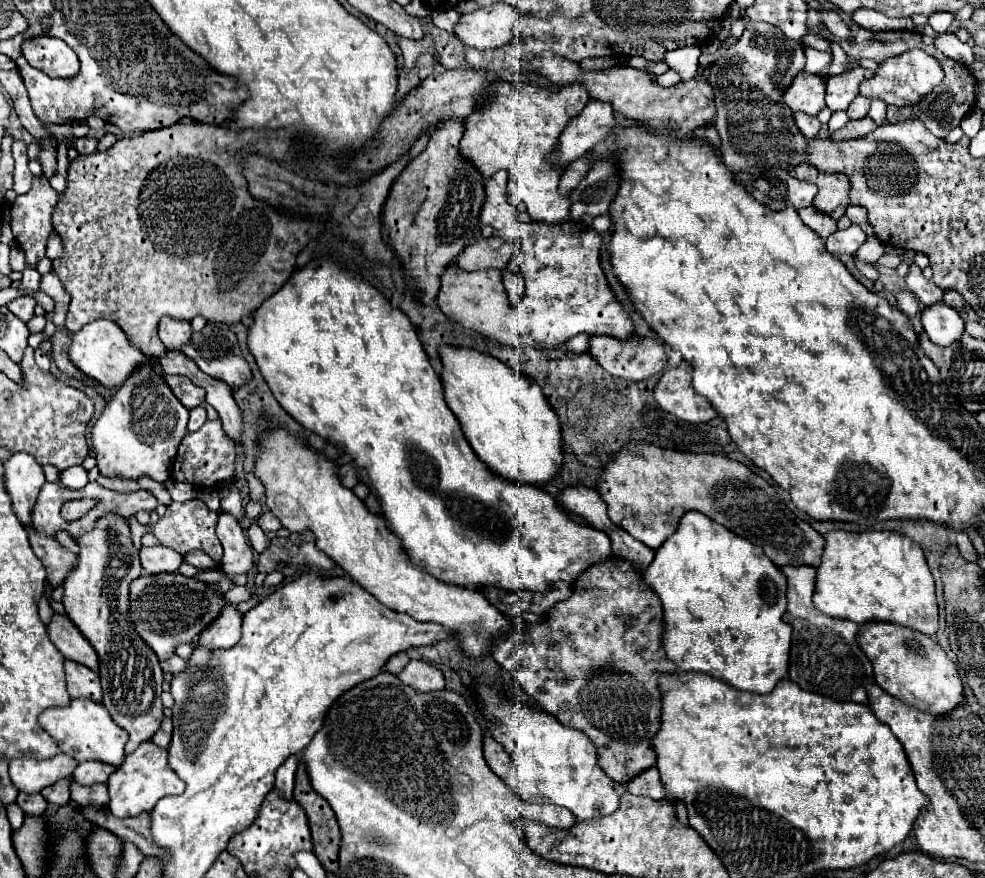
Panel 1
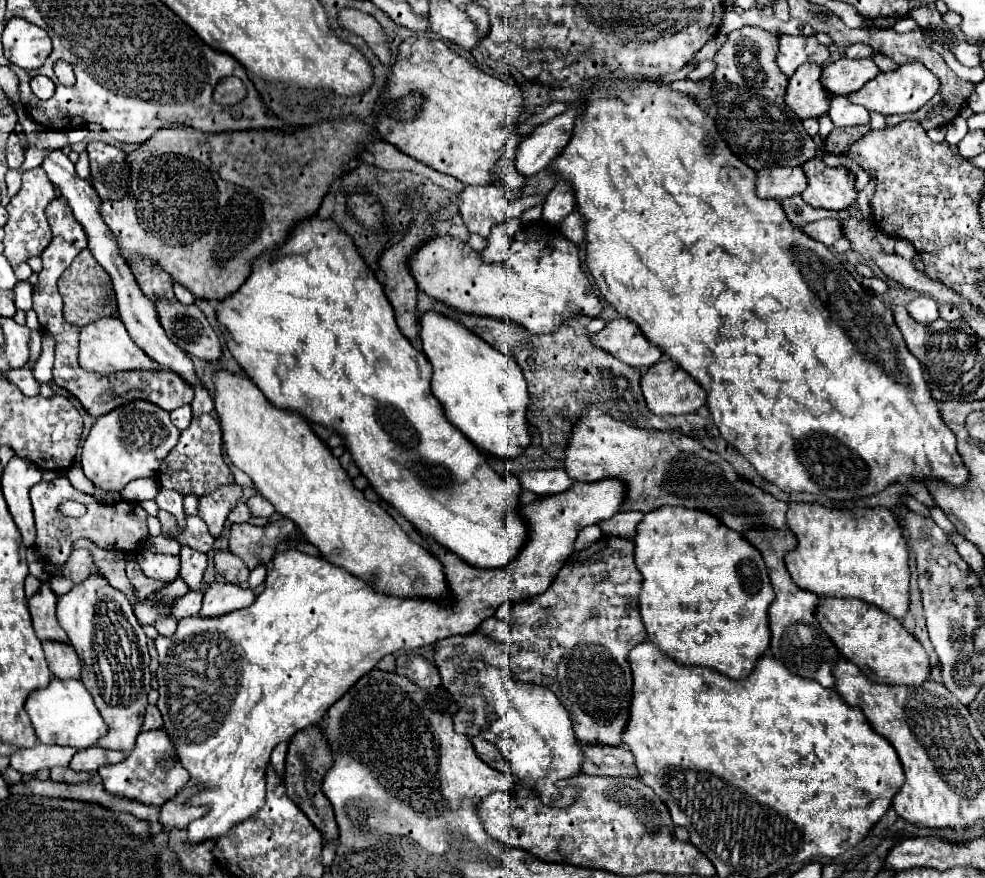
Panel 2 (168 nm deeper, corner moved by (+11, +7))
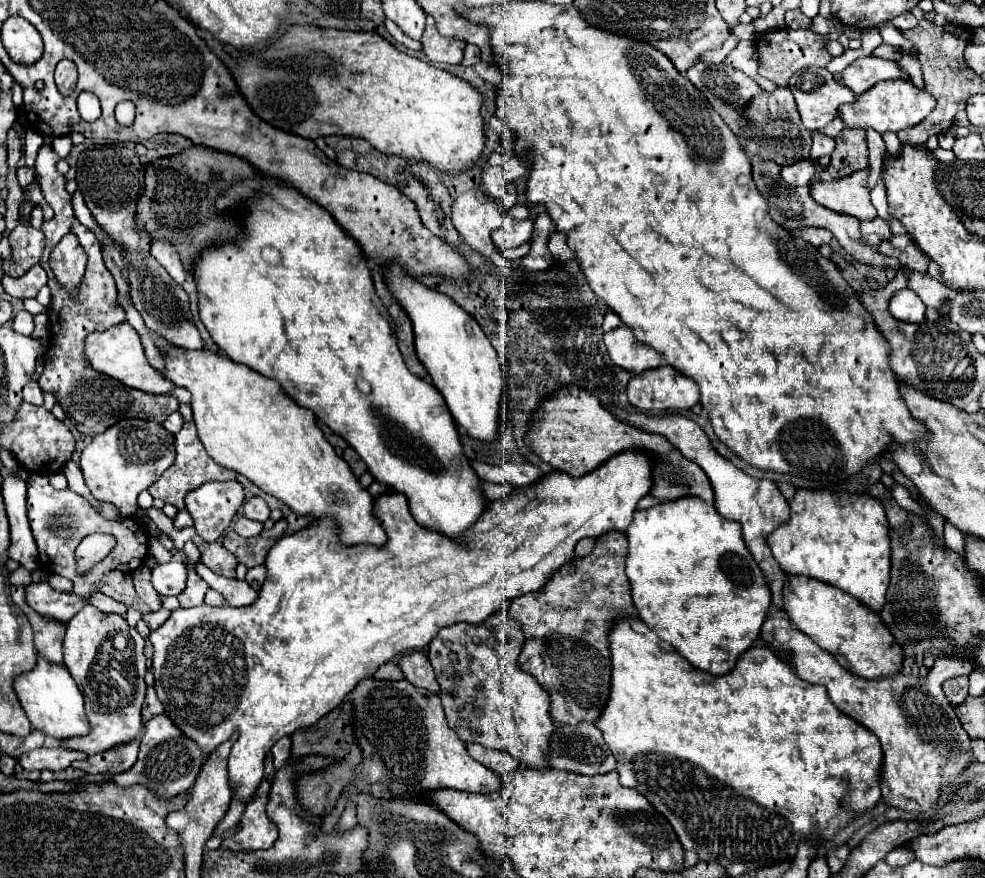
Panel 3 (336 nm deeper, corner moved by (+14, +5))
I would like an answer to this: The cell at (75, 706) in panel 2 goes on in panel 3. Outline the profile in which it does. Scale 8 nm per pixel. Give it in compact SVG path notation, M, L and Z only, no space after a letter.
M39 656L33 672L17 676L15 694L19 696L19 702L31 726L43 732L49 738L49 742L63 742L63 740L71 740L71 738L89 734L89 720L83 708L83 694L65 666L57 668L57 664L49 664L41 660Z

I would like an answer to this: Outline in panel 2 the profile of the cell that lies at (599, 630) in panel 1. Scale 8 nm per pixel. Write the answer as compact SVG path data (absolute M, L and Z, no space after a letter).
M602 536L590 548L570 556L560 568L560 574L544 594L514 602L506 620L488 618L480 624L480 632L506 642L510 656L510 672L514 680L548 686L564 708L570 712L578 742L602 742L622 746L620 734L628 720L628 704L632 698L632 672L628 652L646 640L646 630L640 618L640 572L634 564L634 542L620 536Z

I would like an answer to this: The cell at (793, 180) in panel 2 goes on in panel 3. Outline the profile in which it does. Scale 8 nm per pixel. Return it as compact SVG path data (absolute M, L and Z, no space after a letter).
M801 160L797 164L785 166L781 170L781 178L789 186L809 186L815 178L815 166L811 160Z

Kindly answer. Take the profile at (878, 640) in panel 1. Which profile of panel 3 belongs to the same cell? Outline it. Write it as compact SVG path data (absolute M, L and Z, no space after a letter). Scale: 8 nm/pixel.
M789 576L789 582L783 590L785 612L791 624L805 632L815 644L833 654L837 662L849 672L873 680L895 676L903 668L903 650L883 624L881 616L869 608L865 608L859 600L833 588L829 584L821 584L819 580Z

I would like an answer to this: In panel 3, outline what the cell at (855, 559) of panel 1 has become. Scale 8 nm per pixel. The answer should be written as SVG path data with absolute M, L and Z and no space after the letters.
M797 490L789 500L791 520L769 534L773 558L787 574L815 578L841 588L875 612L885 606L891 570L891 540L885 508L869 494Z

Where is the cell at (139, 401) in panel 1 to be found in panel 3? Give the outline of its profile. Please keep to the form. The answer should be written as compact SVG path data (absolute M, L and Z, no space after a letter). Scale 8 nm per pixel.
M125 418L107 428L105 432L97 434L91 444L81 452L81 472L85 478L85 484L89 486L91 494L97 500L111 502L117 506L121 516L135 516L137 512L137 496L141 490L147 490L175 460L175 446L173 446L173 434L169 434L161 424L141 418Z

